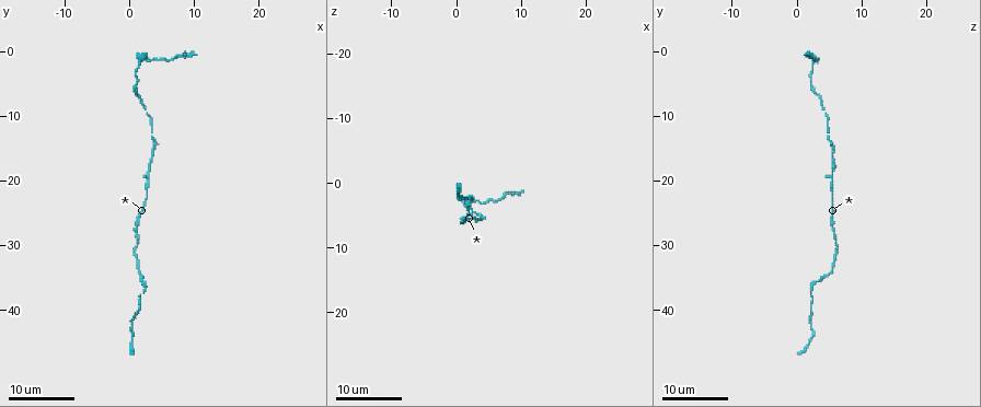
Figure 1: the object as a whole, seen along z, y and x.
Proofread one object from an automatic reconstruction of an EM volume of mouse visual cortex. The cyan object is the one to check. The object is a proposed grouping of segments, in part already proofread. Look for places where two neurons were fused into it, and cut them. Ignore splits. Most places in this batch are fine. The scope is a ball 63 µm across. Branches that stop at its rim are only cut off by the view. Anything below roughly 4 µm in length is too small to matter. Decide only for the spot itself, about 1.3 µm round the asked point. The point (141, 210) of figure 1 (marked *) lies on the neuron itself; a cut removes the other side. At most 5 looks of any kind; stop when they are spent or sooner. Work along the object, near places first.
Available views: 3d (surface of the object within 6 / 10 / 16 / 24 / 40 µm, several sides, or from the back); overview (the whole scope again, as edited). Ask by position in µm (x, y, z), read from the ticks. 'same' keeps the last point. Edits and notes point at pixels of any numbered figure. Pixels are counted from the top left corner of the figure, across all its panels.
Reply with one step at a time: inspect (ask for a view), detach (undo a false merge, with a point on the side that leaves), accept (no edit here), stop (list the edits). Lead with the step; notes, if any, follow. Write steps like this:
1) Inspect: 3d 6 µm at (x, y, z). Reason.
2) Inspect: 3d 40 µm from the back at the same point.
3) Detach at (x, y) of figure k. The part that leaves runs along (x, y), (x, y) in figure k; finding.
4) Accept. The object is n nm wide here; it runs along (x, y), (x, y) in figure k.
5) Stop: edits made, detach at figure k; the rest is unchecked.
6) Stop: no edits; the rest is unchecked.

Inspect: 3d 16 µm at (2.5, 18.5, 5.5). Three arms meet.

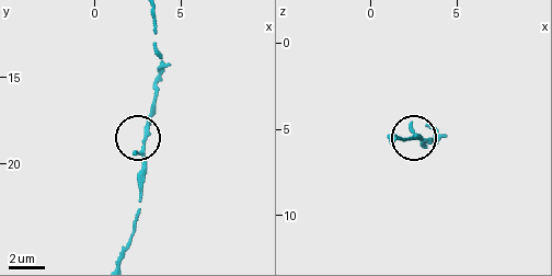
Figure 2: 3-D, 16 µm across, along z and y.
Inspect: 3d 6 µm at the same point. Zoom in.

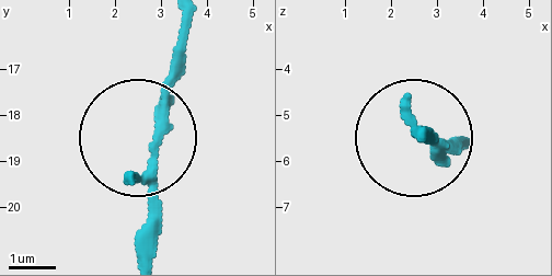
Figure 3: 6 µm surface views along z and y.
Accept. The object is 170 nm wide here; one neuron here.

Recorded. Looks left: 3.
Inspect: 3d 16 µm at (2.5, 36.5, 2.0).

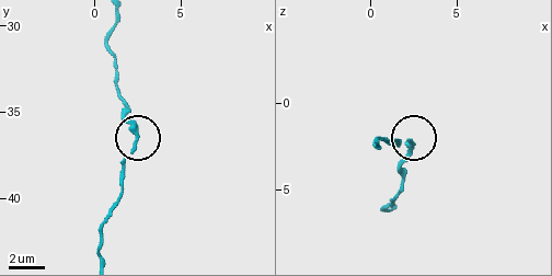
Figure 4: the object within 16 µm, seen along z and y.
Inspect: 3d 10 µm at (2.4, 36.2, 2.5). Zoom in.

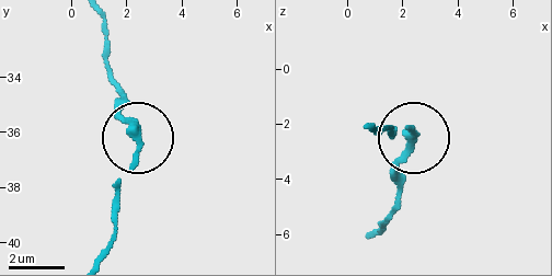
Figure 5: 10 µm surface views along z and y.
Accept. It runs along (367, 234), (398, 199), (414, 136), (389, 136) in figure 5; one neuron here.

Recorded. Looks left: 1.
Stop: no edits; the rest is unchecked.

